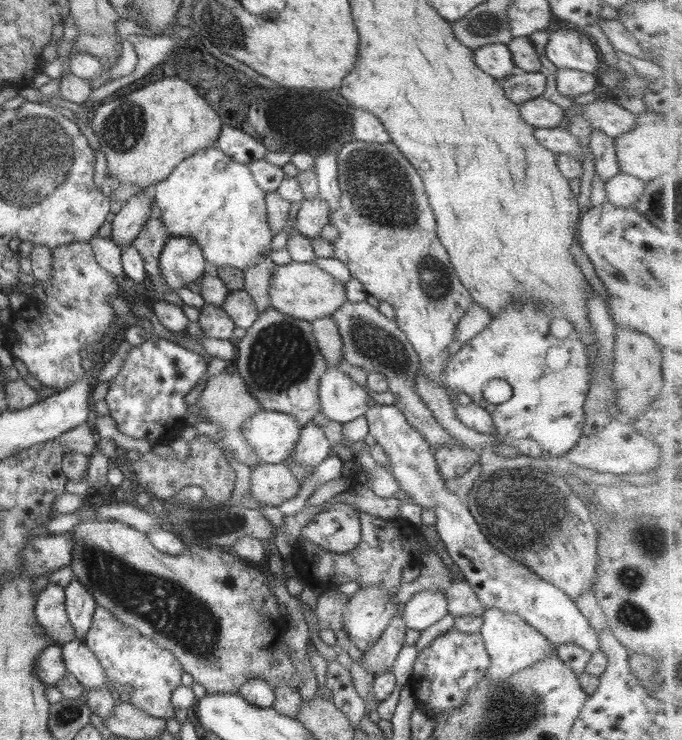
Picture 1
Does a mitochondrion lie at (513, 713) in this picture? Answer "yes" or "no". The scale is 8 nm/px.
yes

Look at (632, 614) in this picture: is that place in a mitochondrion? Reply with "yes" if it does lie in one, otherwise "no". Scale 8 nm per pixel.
yes

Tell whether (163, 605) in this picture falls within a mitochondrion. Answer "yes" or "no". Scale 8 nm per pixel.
yes

